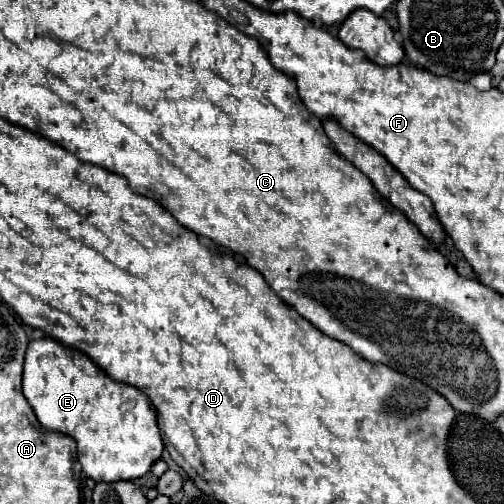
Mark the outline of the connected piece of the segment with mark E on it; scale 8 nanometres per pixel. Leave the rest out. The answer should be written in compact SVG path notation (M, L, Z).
M51 337L29 341L23 395L43 429L65 433L77 441L77 457L83 473L97 483L139 479L163 453L157 413L151 401L139 389L115 383L85 355L65 349Z

